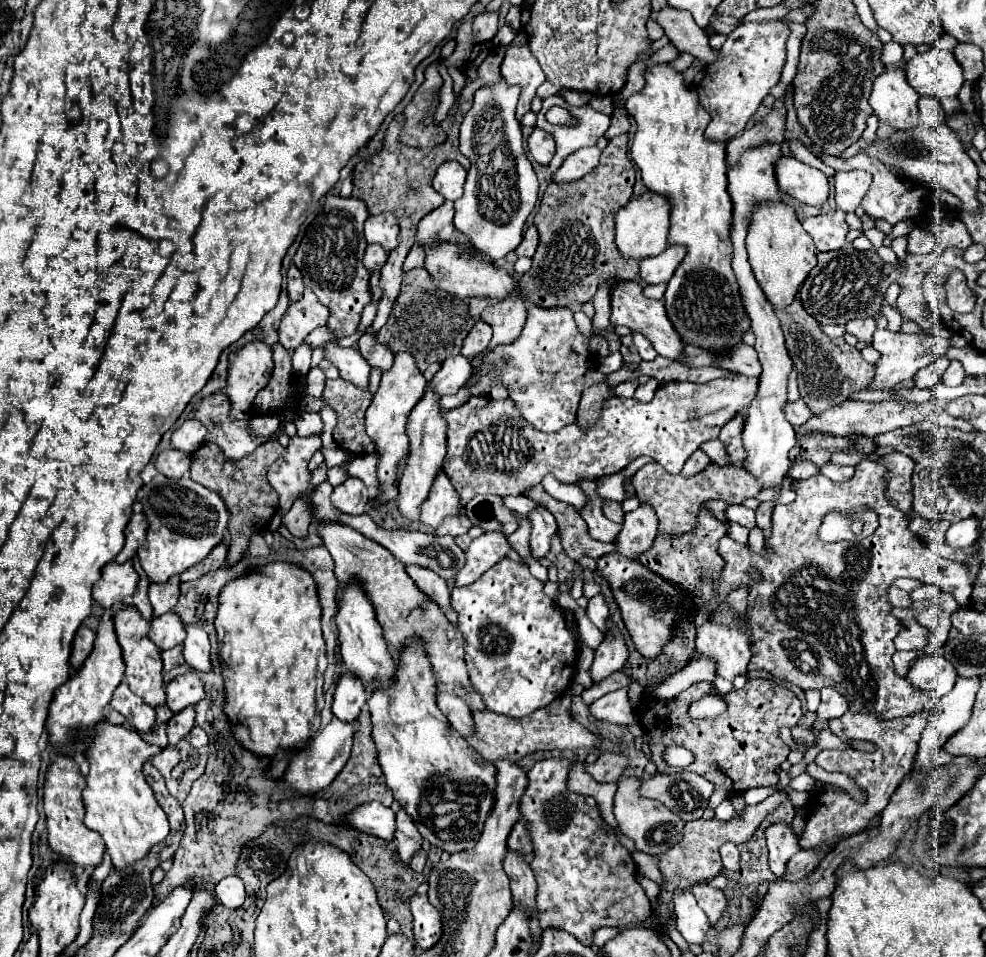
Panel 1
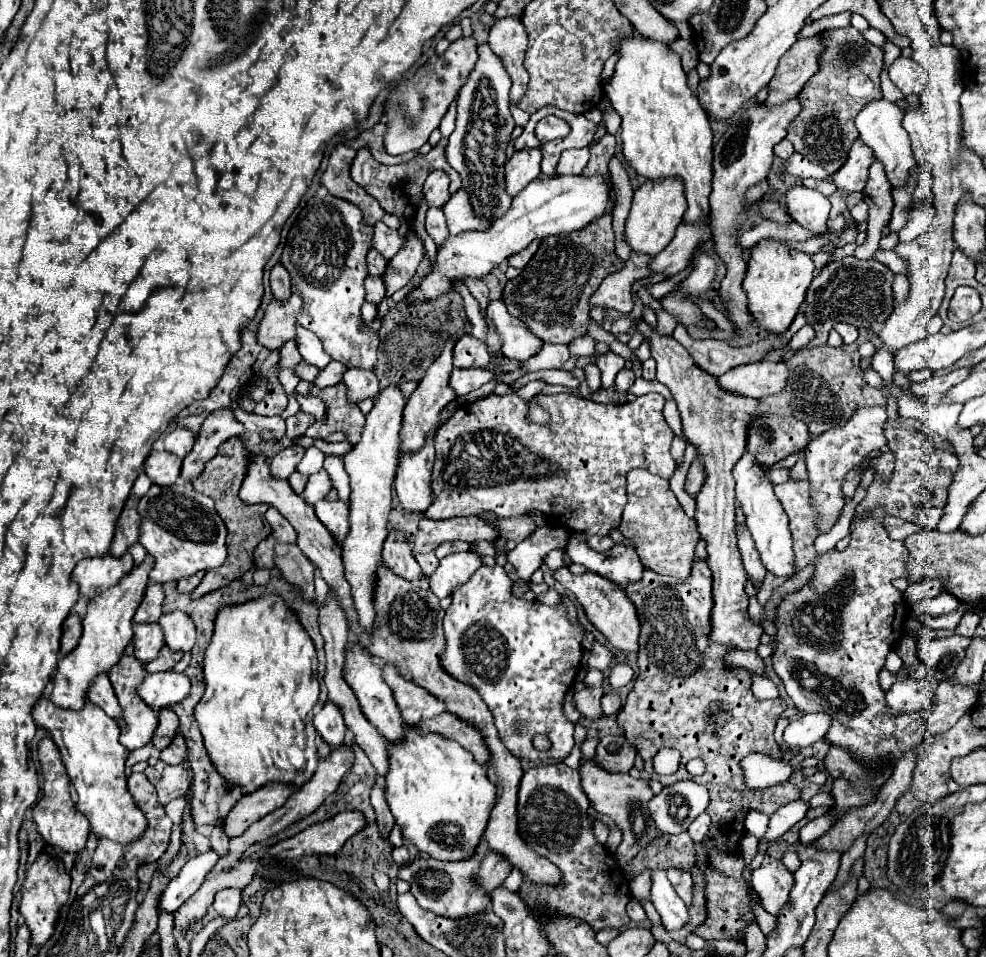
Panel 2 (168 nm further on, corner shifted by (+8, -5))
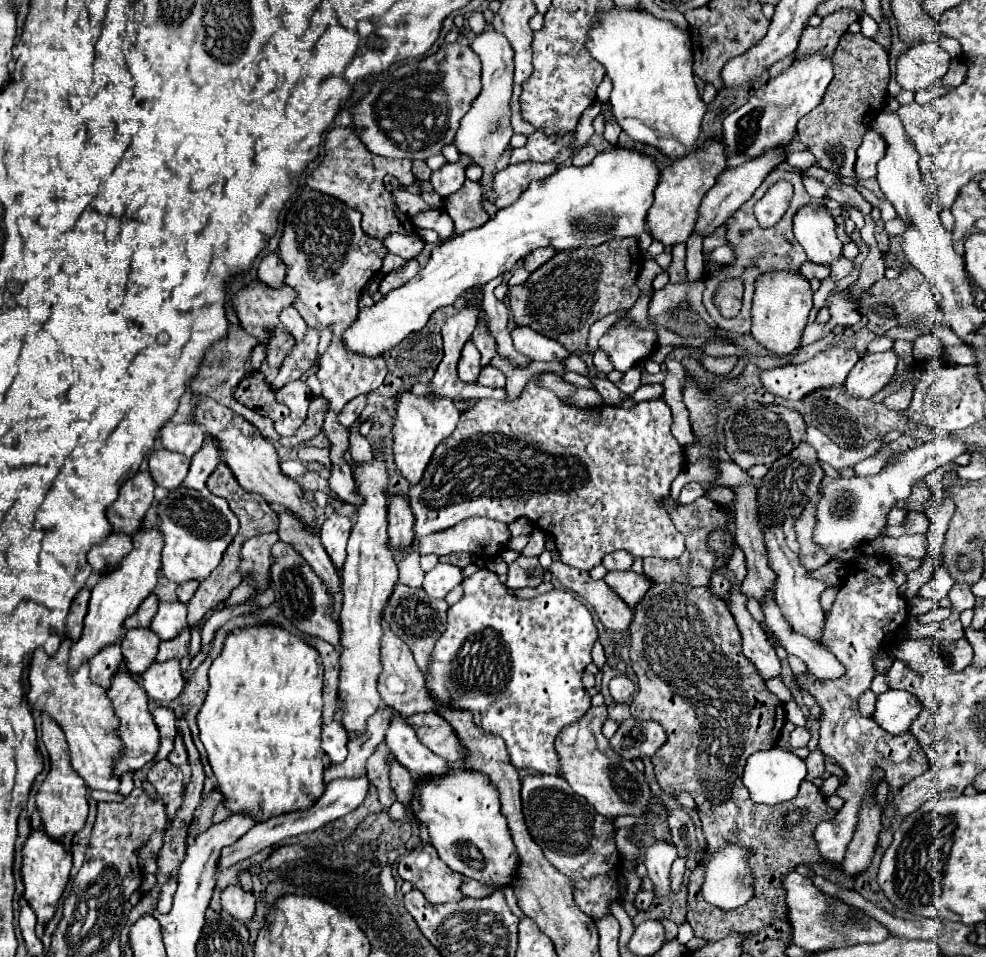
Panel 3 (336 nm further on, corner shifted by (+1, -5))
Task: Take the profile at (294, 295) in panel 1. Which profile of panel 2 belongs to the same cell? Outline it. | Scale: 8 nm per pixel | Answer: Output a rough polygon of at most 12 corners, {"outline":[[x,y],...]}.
{"outline":[[275,264],[269,274],[271,294],[277,300],[291,296],[289,272]]}

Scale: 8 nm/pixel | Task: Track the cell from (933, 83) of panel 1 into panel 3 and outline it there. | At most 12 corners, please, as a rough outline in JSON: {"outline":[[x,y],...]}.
{"outline":[[922,42],[898,58],[896,80],[918,92],[940,80],[951,56]]}

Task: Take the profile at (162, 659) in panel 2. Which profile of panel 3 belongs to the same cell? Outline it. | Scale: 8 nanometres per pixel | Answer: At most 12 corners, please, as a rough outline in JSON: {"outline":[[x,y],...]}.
{"outline":[[190,630],[160,642],[156,662],[188,656]]}

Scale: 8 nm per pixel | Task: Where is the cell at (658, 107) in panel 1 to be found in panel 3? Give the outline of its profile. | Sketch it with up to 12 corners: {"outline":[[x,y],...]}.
{"outline":[[644,10],[598,16],[586,46],[616,122],[670,160],[708,106],[690,34]]}

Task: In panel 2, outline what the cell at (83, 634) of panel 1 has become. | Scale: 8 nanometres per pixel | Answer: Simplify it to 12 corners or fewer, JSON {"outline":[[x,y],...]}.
{"outline":[[71,612],[63,622],[63,656],[77,646],[81,616]]}

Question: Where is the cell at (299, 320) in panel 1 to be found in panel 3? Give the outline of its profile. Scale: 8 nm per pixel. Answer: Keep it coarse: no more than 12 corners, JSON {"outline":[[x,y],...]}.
{"outline":[[262,282],[232,302],[242,328],[268,344],[296,294]]}

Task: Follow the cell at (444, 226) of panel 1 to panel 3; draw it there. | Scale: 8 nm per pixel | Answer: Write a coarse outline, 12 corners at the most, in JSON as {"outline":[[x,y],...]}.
{"outline":[[408,260],[384,276],[380,292],[400,288],[418,272],[418,260]]}

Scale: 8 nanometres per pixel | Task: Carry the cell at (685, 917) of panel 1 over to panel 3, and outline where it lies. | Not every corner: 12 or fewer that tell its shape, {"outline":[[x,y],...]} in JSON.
{"outline":[[676,846],[646,848],[646,868],[656,900],[670,900],[670,866]]}

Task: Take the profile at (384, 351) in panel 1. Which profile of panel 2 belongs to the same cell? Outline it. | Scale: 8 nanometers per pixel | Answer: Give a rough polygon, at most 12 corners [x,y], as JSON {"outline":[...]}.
{"outline":[[345,372],[353,404],[379,394],[375,372]]}

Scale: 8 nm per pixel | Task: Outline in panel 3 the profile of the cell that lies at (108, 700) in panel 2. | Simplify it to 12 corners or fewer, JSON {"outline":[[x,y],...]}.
{"outline":[[120,644],[100,650],[90,660],[92,682],[110,688],[122,662]]}

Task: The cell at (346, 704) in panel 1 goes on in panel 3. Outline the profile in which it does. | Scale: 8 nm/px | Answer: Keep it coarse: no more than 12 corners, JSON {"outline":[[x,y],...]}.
{"outline":[[236,628],[196,722],[226,806],[310,808],[324,752],[316,648]]}

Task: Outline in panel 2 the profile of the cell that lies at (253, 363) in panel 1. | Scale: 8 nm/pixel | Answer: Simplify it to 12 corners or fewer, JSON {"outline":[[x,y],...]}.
{"outline":[[231,410],[205,418],[181,478],[193,482],[219,446],[243,436]]}

